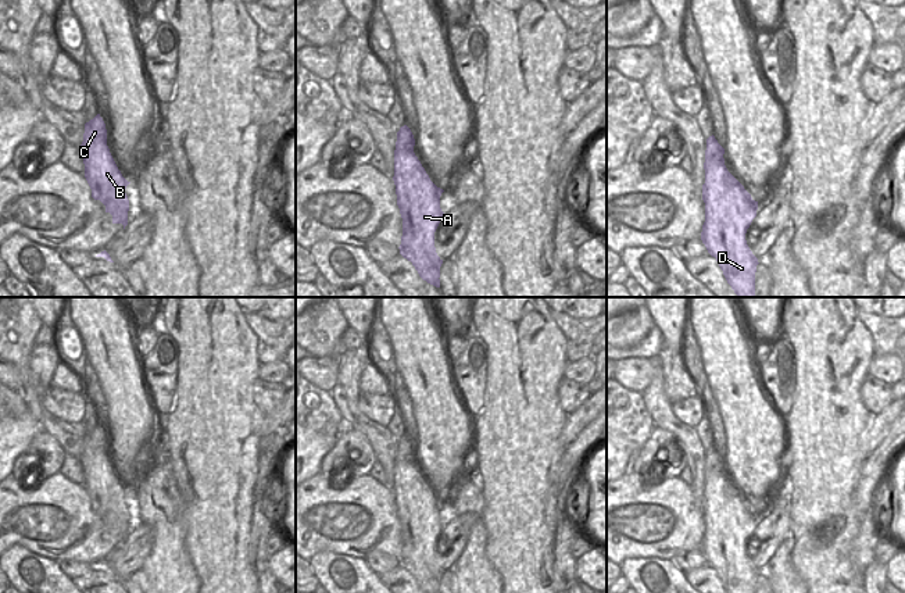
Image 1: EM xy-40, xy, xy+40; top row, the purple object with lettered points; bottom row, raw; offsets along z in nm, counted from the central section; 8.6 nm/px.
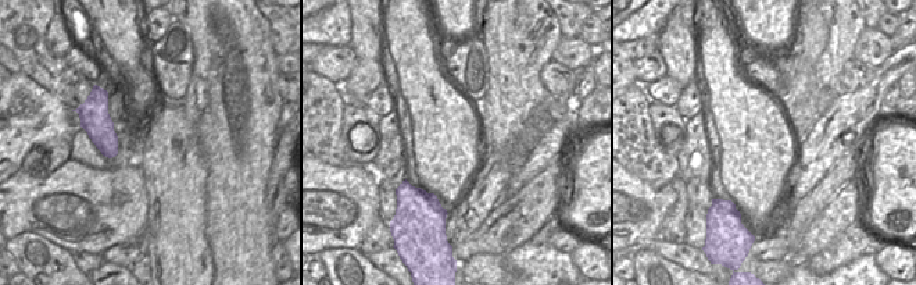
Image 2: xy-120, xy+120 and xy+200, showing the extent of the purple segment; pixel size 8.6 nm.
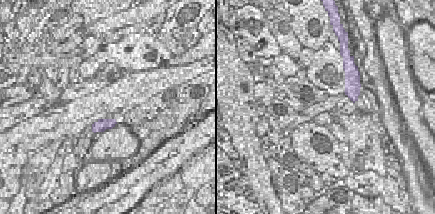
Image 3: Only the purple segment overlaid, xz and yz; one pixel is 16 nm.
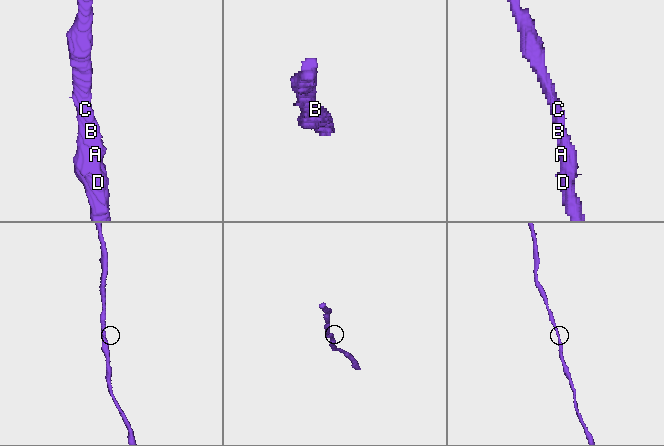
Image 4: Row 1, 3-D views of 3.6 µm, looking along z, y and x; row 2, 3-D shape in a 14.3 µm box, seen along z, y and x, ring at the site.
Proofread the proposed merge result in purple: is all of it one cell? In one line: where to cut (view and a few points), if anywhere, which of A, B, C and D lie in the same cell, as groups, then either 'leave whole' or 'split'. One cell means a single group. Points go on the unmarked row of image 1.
cut none; groups A B C D; leave whole

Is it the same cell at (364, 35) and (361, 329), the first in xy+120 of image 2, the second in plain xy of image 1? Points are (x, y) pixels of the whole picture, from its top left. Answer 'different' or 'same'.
same

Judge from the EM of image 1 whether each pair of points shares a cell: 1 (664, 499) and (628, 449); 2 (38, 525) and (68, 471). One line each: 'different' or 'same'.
1: different
2: different

